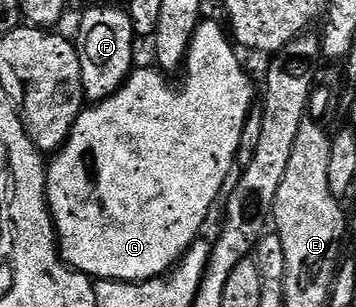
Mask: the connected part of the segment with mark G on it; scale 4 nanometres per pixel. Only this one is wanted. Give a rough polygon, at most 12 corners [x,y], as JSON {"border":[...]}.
{"border":[[202,18],[134,70],[48,160],[61,258],[173,271],[259,95]]}

